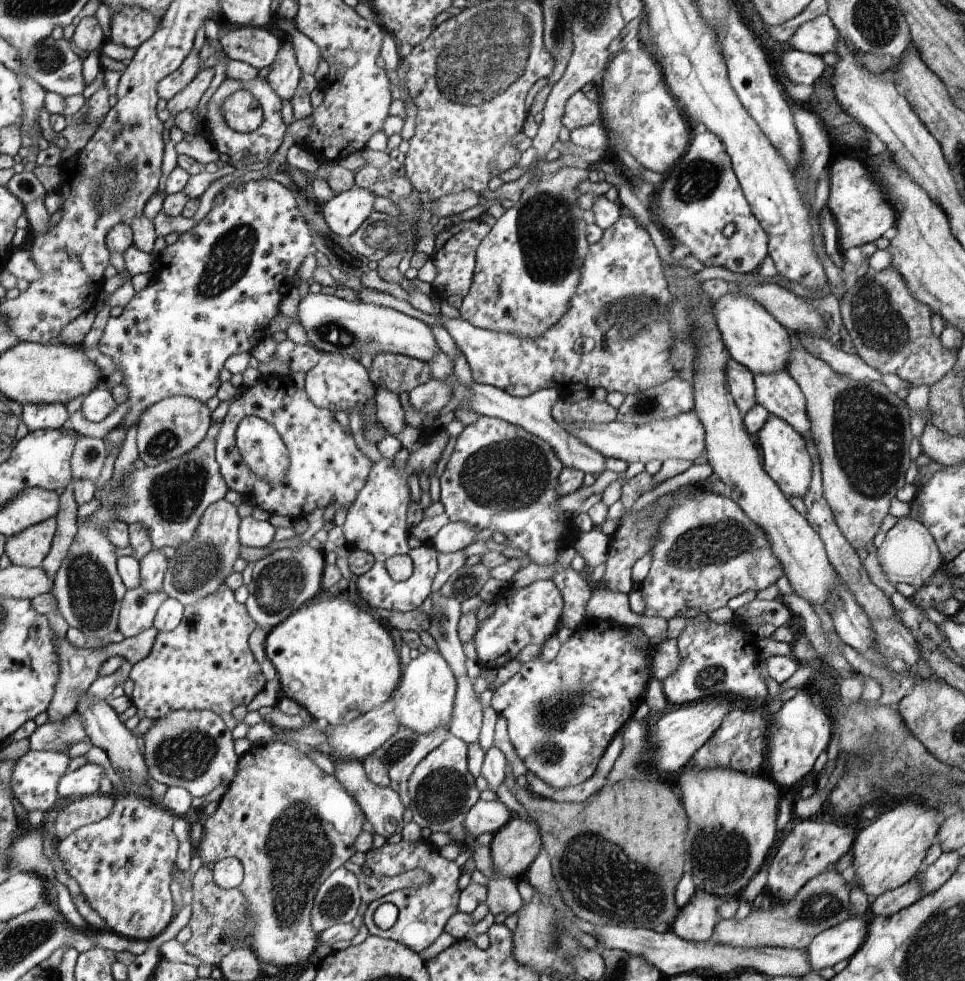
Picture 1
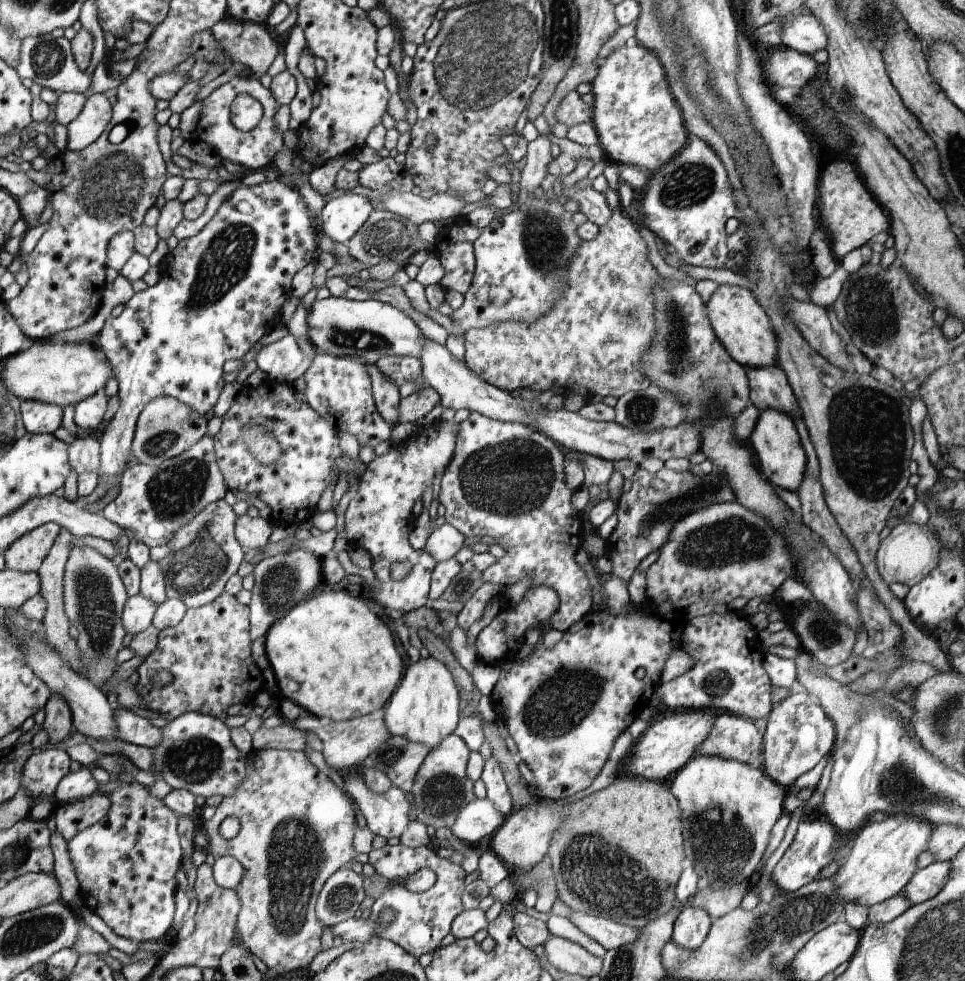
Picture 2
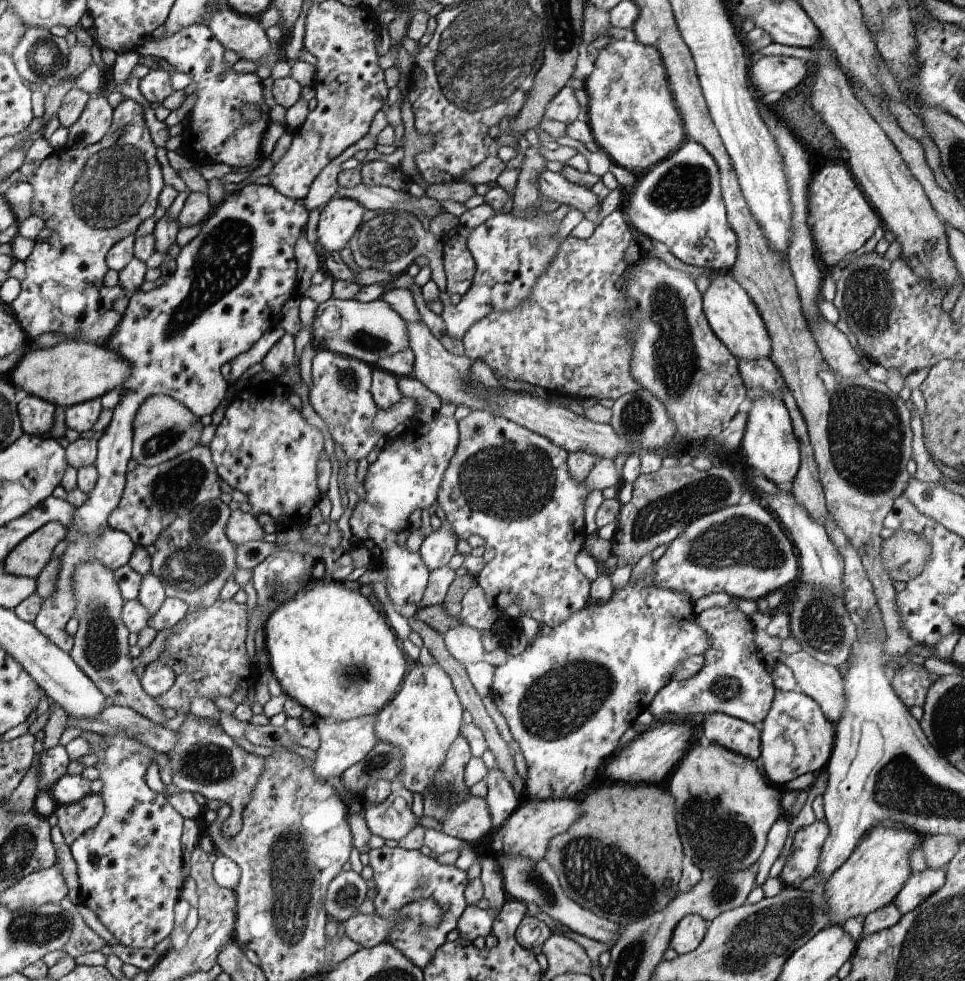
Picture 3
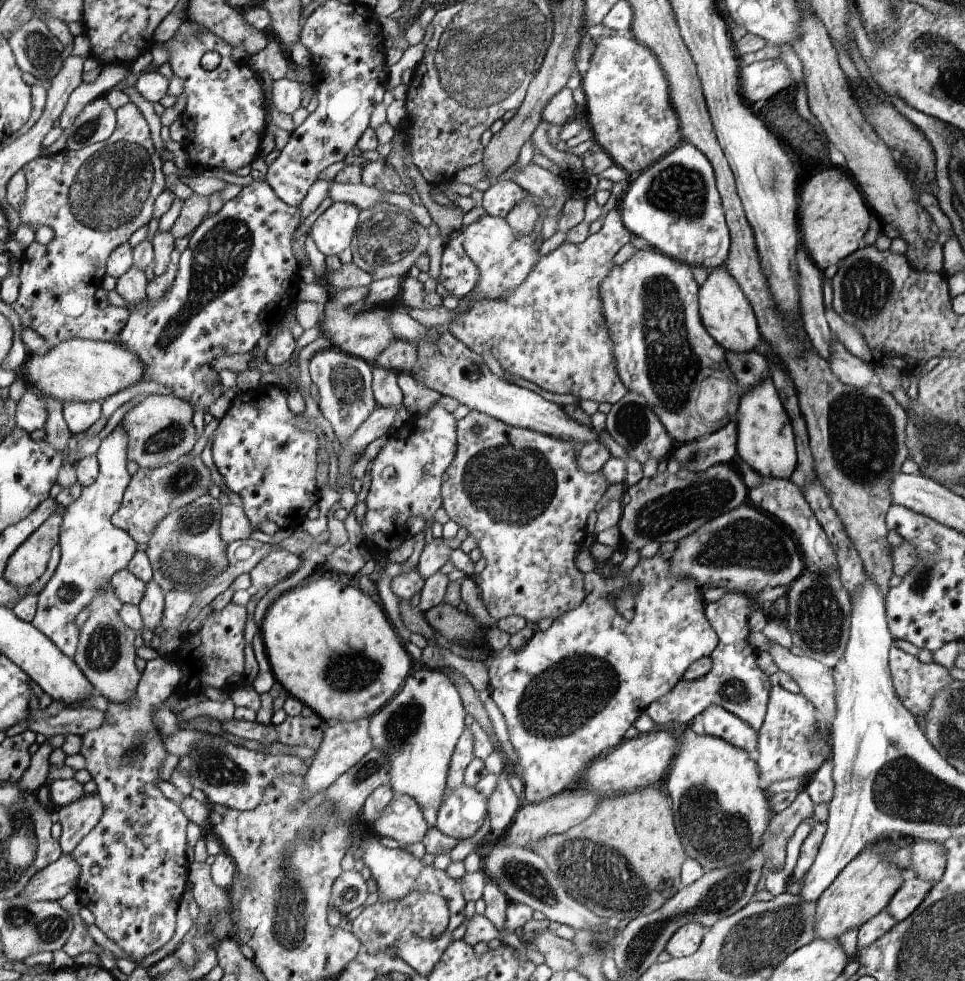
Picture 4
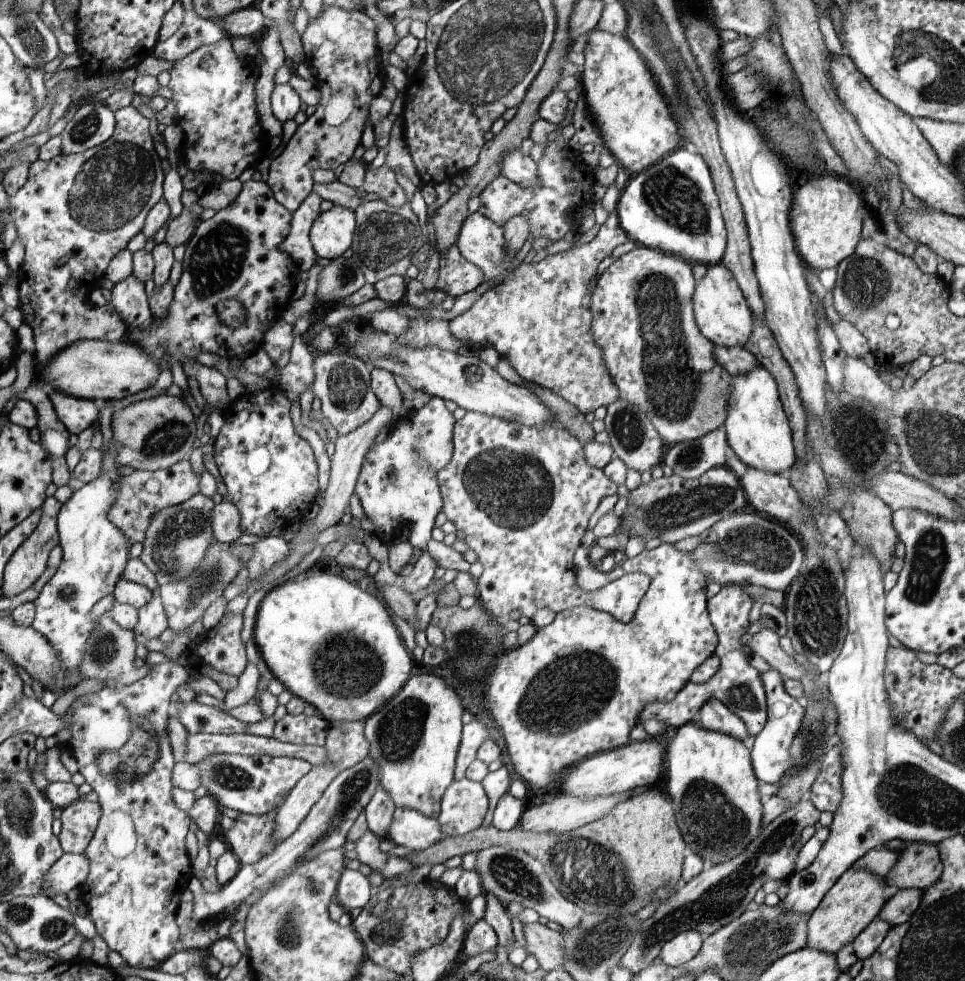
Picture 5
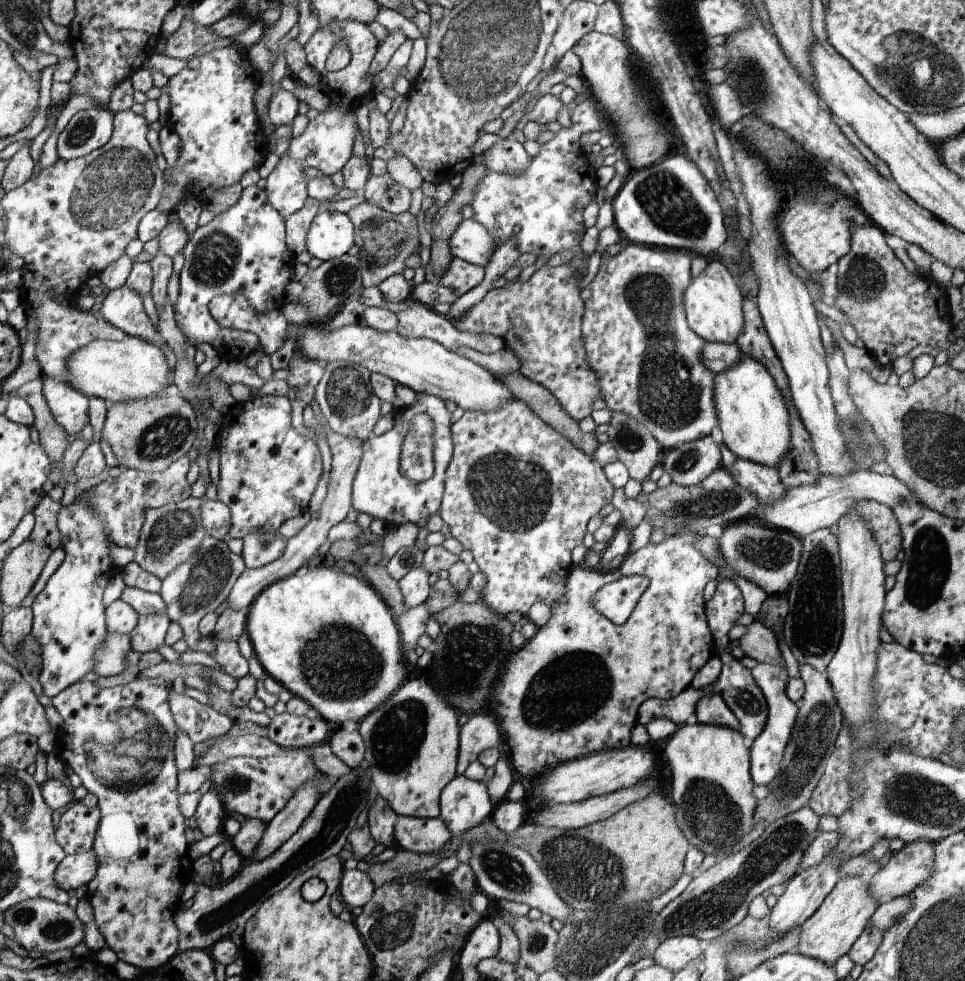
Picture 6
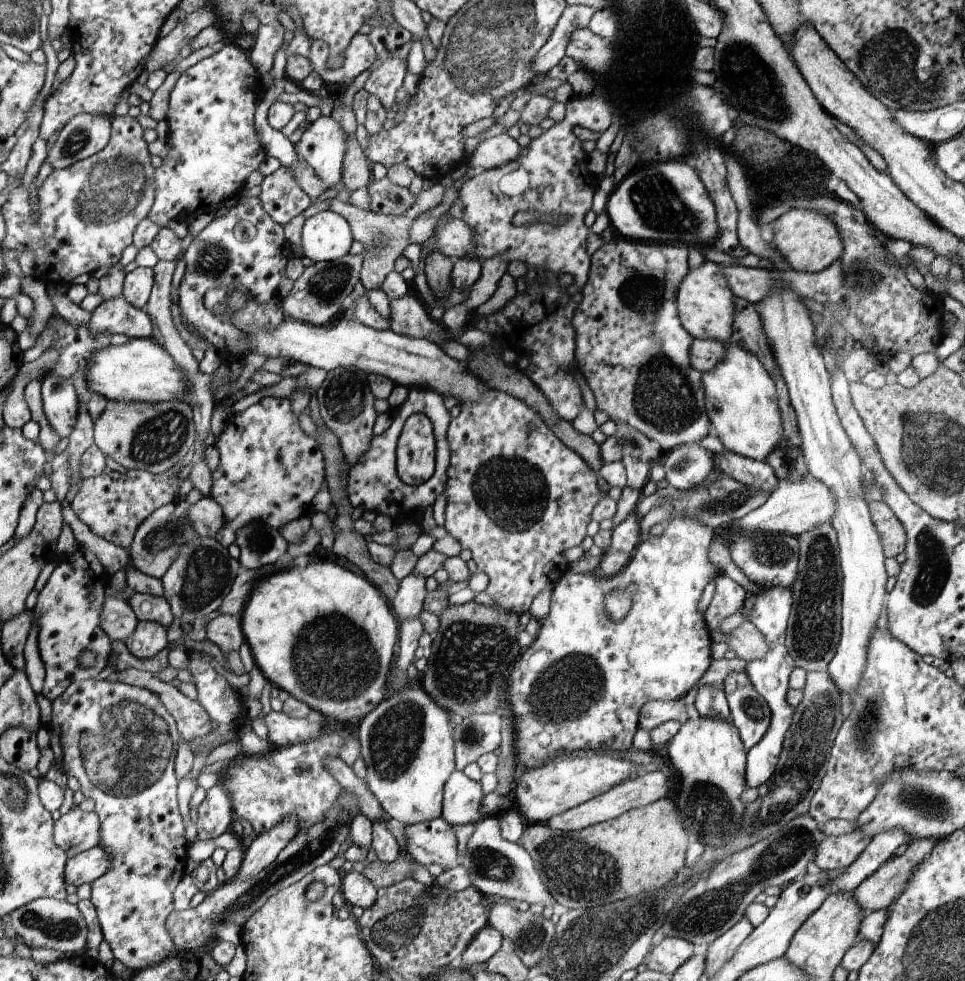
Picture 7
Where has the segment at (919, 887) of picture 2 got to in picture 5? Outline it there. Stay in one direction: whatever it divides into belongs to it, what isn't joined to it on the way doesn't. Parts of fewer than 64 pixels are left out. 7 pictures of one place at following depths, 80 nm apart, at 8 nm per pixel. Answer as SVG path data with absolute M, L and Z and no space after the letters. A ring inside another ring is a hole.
M906 888L906 890L891 892L886 904L882 906L878 918L882 918L891 927L904 924L912 914L916 913L921 899L922 890L918 888Z

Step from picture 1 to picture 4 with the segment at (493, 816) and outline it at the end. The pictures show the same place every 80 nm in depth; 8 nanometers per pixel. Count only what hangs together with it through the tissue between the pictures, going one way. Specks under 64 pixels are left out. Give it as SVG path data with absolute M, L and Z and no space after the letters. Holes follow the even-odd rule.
M466 782L451 790L437 814L435 827L454 839L472 837L484 824L488 814L488 800Z

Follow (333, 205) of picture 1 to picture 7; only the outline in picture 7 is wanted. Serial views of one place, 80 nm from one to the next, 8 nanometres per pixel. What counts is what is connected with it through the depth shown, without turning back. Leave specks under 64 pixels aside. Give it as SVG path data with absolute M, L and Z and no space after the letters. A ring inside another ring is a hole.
M330 209L308 218L300 232L304 257L312 261L336 261L347 256L353 240L351 224Z

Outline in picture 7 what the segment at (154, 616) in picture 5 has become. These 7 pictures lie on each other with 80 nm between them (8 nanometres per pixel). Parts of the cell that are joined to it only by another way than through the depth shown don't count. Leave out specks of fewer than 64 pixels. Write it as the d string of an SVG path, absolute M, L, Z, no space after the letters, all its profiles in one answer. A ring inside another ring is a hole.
M139 622L124 646L136 660L150 660L169 646L167 630L156 622Z

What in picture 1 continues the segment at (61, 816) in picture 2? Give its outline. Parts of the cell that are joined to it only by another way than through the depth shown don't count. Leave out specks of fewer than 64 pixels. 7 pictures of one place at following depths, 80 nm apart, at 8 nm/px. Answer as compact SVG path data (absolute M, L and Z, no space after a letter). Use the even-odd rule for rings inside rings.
M97 793L75 800L62 808L54 820L58 840L62 840L82 826L107 818L114 807L113 794Z

